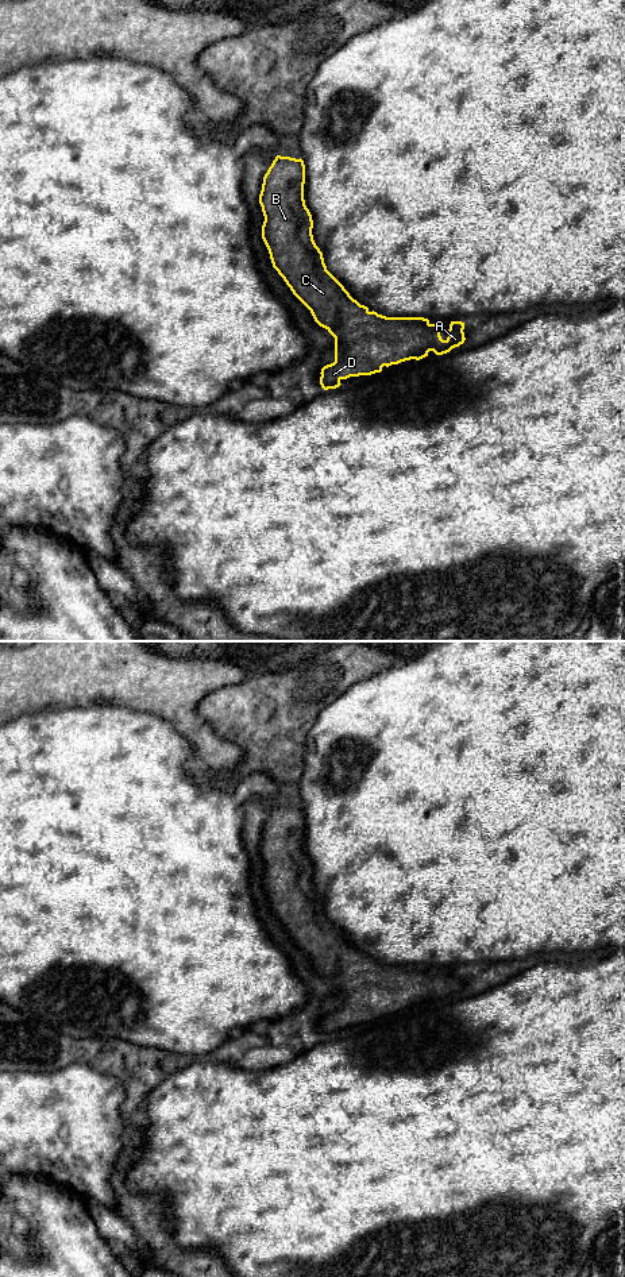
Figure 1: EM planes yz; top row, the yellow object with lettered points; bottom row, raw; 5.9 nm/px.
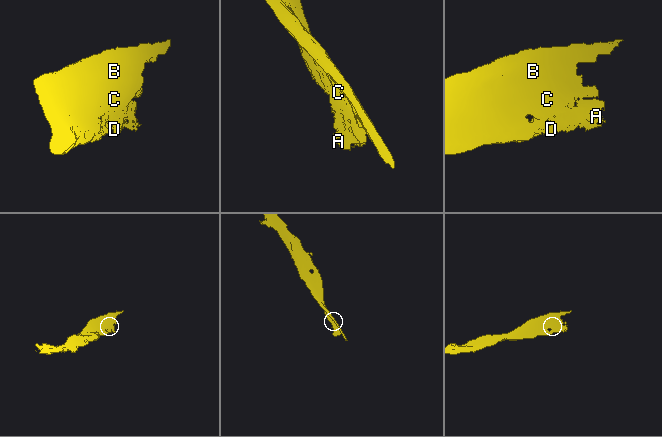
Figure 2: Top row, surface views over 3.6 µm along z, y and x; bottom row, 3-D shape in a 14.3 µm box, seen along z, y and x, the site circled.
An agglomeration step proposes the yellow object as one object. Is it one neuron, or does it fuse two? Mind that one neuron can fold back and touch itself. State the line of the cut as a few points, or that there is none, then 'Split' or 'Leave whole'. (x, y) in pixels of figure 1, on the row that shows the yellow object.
No split. Leave whole

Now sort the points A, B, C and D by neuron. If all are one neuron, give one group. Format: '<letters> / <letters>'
A B C D

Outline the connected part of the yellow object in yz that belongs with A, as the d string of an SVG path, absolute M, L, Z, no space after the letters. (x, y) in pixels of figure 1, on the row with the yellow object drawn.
M277 155L263 177L259 204L265 216L262 239L269 250L273 267L283 278L293 294L310 310L315 321L335 337L335 362L321 369L320 385L336 389L342 379L381 373L382 367L405 360L420 360L429 351L436 355L450 352L464 343L464 323L451 321L448 337L440 336L440 324L424 317L386 317L370 312L354 300L344 286L327 270L323 252L312 235L313 220L304 200L304 161Z

